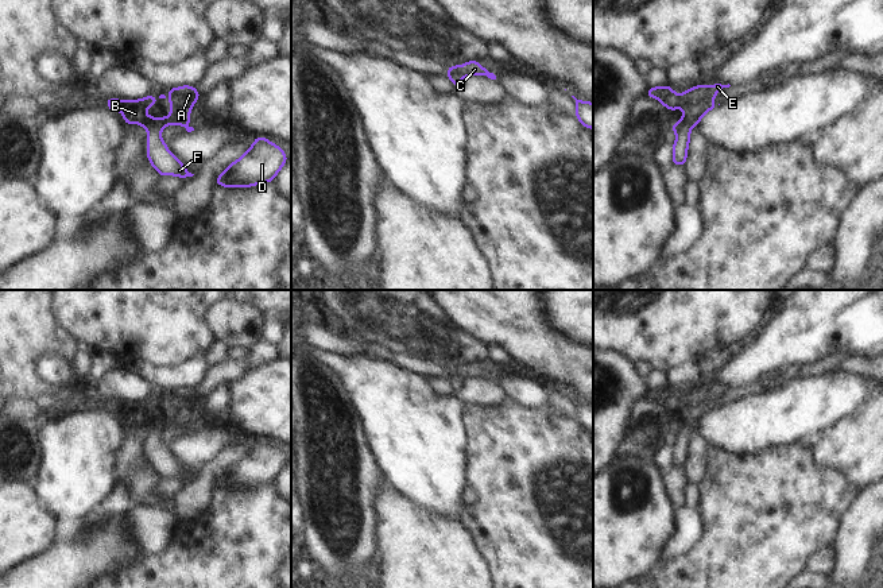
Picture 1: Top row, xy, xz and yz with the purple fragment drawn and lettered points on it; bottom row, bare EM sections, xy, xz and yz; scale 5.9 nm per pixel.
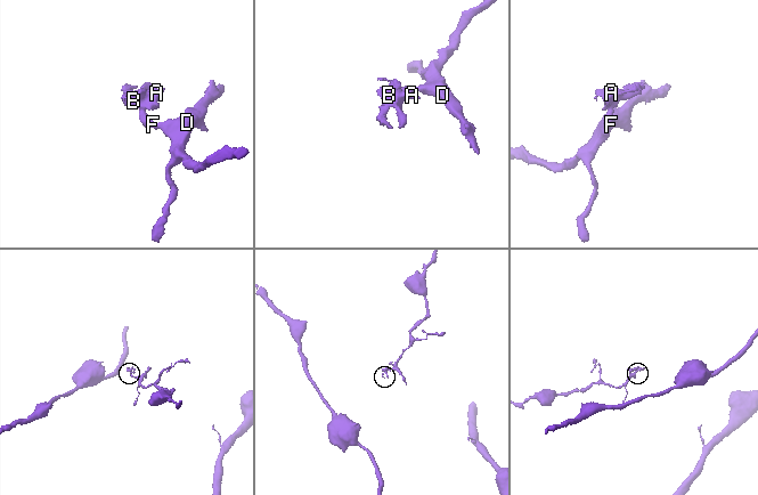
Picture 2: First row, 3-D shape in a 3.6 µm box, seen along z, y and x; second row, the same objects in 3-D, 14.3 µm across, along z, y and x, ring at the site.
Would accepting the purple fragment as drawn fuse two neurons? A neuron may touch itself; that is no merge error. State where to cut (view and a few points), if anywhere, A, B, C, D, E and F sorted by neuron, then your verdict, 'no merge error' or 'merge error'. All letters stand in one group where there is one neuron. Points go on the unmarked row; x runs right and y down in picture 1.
cut none; groups A B C D E F; no merge error

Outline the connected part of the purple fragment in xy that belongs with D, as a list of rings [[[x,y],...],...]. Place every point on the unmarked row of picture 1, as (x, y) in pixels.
[[[257,438],[249,452],[217,479],[214,487],[251,490],[272,484],[286,464],[287,457],[279,448]]]

